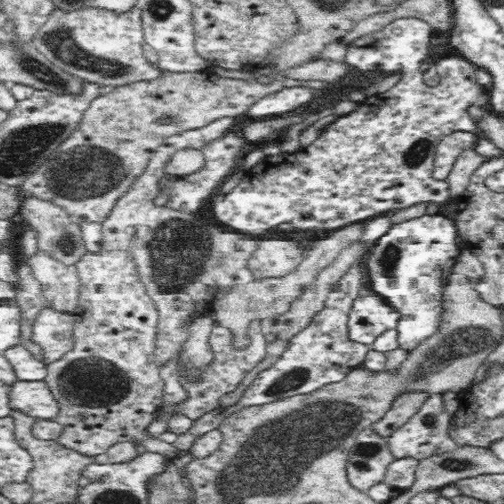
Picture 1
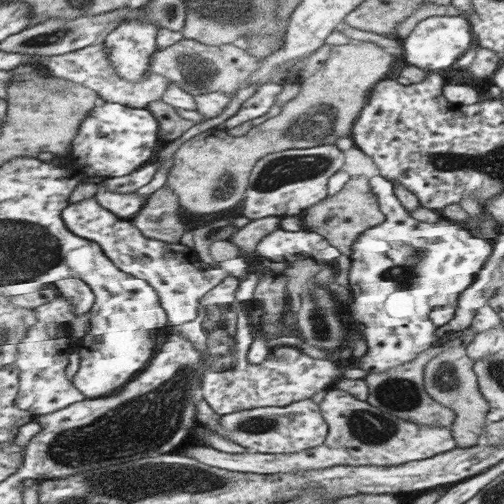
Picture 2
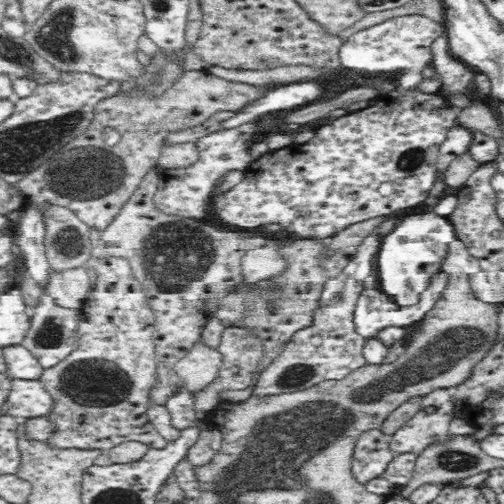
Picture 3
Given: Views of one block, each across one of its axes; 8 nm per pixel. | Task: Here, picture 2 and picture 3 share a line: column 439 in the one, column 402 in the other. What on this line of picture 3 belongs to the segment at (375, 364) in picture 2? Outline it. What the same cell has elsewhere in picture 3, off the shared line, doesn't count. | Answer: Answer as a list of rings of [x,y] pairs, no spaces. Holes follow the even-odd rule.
[[[406,214],[396,222],[396,228],[384,236],[380,242],[380,252],[376,260],[376,268],[380,270],[380,290],[390,294],[390,298],[398,306],[418,306],[422,294],[430,286],[432,278],[442,272],[442,262],[446,260],[446,252],[450,242],[454,242],[456,230],[454,224],[438,214]]]

